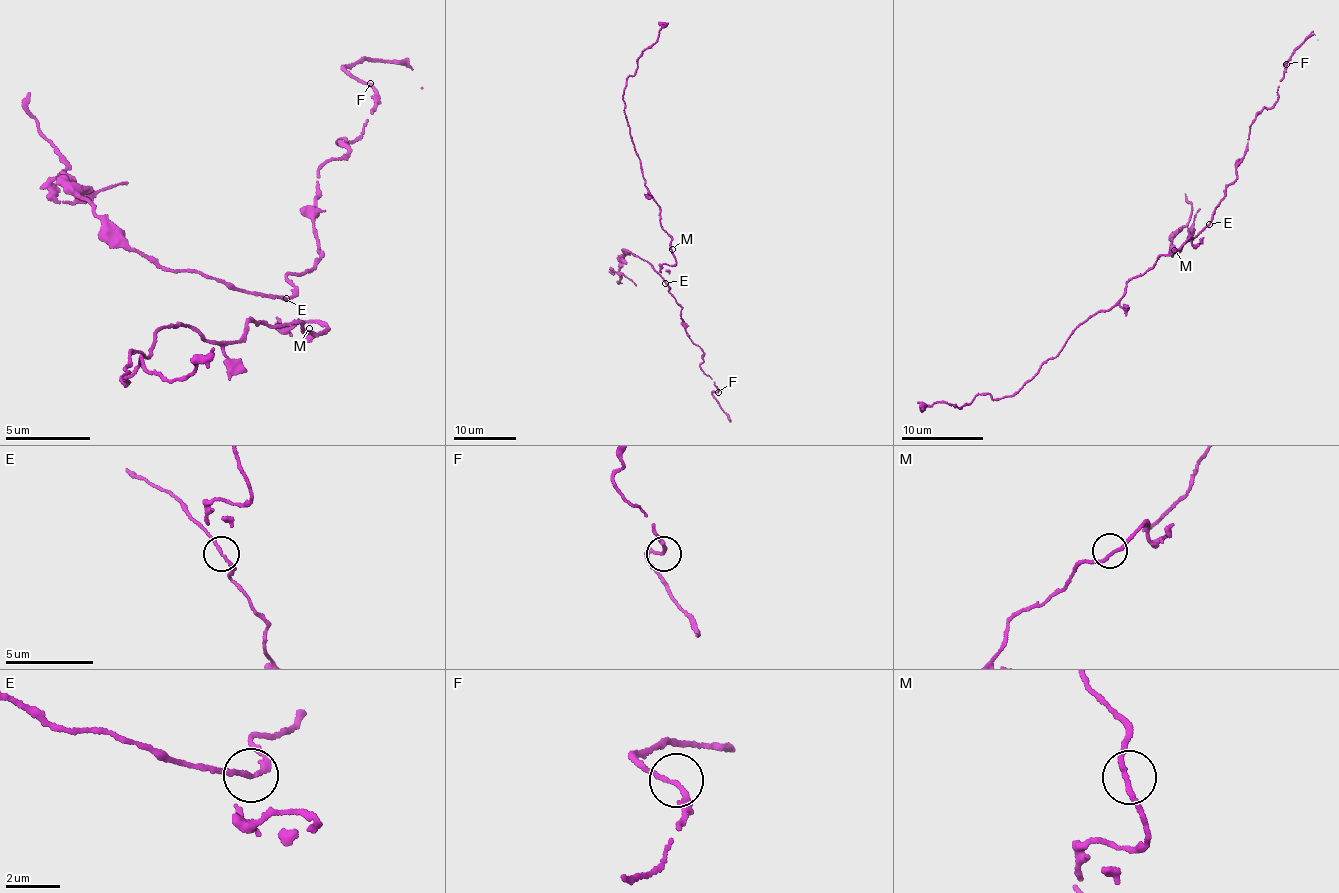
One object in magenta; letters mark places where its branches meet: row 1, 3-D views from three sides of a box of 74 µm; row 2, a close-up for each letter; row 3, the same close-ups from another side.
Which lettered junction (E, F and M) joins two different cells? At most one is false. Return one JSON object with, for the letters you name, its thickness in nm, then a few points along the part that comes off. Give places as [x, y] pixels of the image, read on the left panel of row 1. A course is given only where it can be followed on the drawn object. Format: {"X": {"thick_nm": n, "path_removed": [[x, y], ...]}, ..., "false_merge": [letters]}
{"E": {"thick_nm": 170, "path_removed": [[285, 300], [162, 270], [95, 213], [82, 188], [63, 176], [56, 183], [56, 198], [66, 202], [129, 182]]}, "false_merge": ["E"]}

